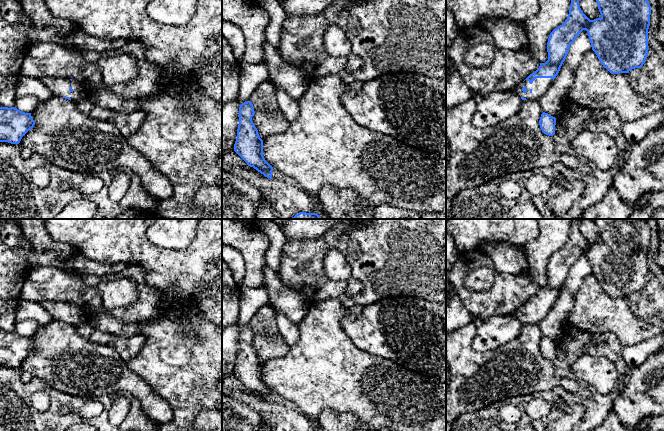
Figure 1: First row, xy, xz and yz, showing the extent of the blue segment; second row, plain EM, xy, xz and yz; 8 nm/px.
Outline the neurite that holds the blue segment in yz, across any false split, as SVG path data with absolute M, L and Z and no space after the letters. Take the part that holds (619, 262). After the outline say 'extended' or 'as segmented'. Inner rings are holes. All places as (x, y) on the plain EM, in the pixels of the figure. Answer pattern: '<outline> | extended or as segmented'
M595 219L601 241L590 244L580 232L580 220L573 220L567 243L550 257L547 266L548 284L540 287L539 292L515 313L522 324L537 325L547 315L558 299L570 269L583 254L588 257L592 274L610 297L629 297L632 293L641 292L645 287L649 273L647 261L651 239L651 230L646 221L644 219Z | extended

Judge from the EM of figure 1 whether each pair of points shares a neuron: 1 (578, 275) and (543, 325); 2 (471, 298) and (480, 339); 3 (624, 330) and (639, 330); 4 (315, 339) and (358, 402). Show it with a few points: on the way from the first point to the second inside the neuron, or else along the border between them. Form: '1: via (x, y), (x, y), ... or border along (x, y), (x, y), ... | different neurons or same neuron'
1: via (570, 288), (564, 304), (556, 313) | same neuron
2: border along (499, 315), (483, 319), (472, 318) | different neurons
3: via (628, 330), (635, 330) | same neuron
4: via (324, 355), (324, 360), (350, 386) | same neuron

